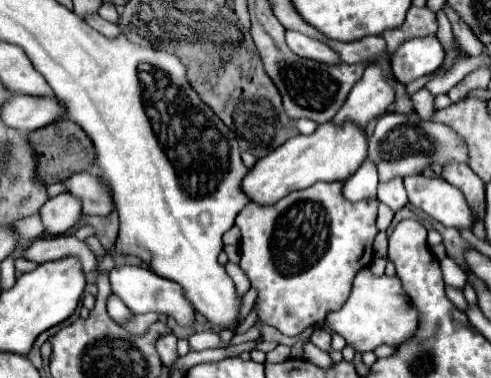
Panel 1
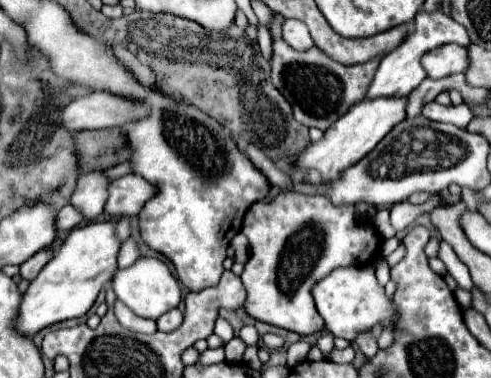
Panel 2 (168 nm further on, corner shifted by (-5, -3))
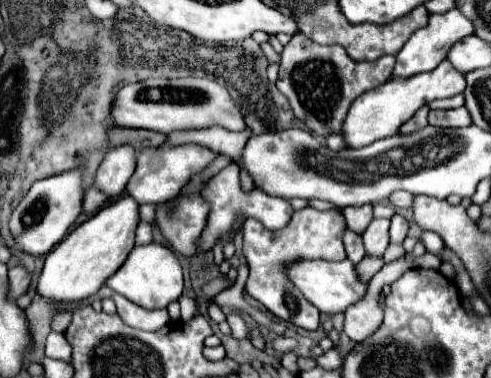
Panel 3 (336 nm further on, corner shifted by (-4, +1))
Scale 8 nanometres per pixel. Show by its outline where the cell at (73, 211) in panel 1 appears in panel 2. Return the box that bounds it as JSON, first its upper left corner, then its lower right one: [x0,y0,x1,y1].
[69,172,109,220]

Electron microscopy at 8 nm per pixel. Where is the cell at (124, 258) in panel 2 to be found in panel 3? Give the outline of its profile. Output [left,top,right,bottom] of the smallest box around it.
[136,222,152,244]

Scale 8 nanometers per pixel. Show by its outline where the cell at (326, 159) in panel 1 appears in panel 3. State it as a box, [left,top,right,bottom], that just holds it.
[344,62,466,148]

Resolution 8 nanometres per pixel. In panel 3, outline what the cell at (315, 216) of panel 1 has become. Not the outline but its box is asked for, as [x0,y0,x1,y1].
[242,206,346,330]

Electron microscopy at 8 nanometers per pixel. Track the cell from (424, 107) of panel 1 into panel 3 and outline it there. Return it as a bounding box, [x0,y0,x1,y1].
[428,106,472,128]

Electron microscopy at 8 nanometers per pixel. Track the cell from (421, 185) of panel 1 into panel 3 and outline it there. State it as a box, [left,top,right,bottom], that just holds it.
[388,192,412,208]

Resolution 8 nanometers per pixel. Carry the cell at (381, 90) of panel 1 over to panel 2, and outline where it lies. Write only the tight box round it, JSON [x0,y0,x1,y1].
[367,10,469,100]

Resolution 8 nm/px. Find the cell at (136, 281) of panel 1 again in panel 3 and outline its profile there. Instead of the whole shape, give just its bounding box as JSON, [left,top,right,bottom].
[106,242,182,310]

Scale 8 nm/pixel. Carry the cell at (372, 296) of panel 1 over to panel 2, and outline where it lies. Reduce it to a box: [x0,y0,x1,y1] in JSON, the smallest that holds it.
[313,268,397,342]

